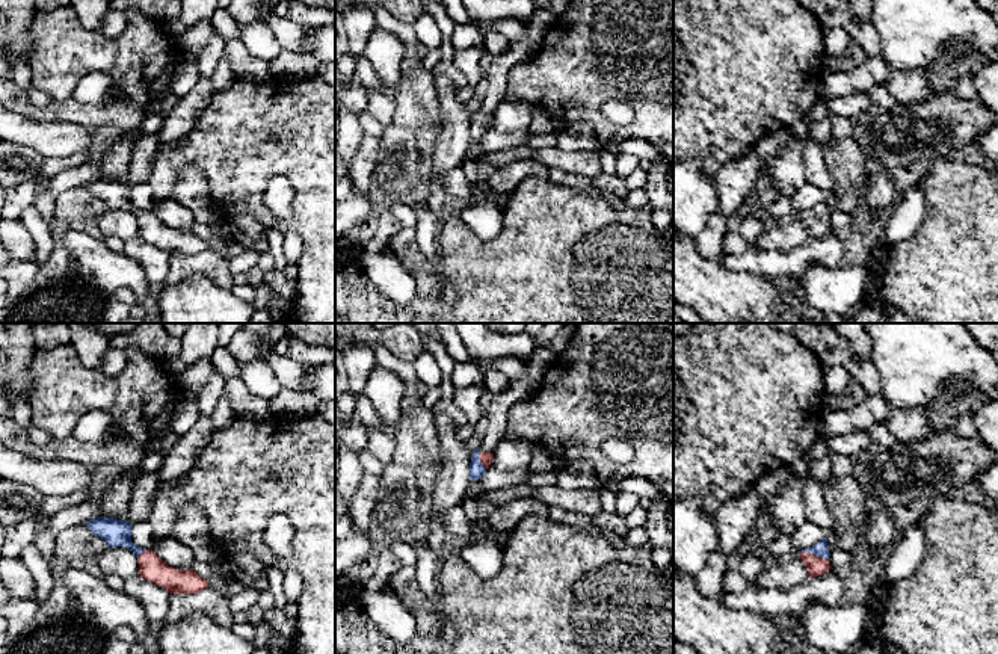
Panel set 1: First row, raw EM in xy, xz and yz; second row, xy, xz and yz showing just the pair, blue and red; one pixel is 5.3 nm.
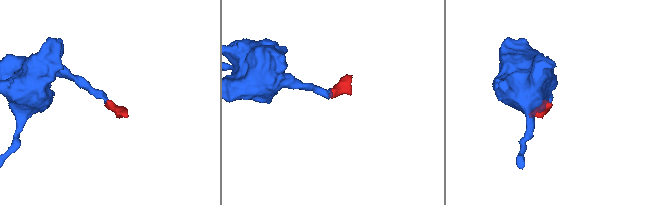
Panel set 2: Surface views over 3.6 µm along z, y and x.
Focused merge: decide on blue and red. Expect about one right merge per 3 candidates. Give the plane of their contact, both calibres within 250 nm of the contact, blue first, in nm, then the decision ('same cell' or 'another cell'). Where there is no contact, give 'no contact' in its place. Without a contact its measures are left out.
meets blue in yz; 80 nm thick on the blue side, 100 nm on the other; same cell

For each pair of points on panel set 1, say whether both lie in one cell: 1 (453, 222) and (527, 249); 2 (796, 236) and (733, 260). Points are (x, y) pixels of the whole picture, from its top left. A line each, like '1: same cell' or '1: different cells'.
1: same cell
2: different cells

